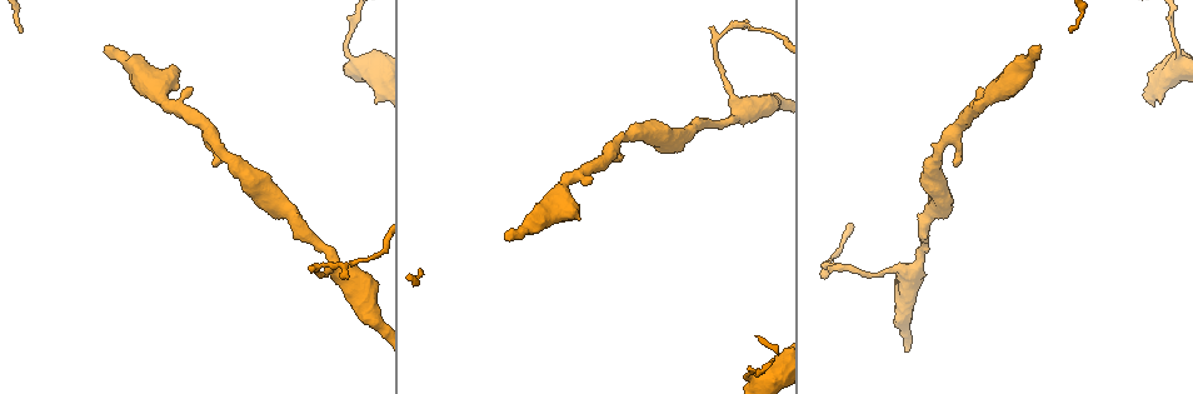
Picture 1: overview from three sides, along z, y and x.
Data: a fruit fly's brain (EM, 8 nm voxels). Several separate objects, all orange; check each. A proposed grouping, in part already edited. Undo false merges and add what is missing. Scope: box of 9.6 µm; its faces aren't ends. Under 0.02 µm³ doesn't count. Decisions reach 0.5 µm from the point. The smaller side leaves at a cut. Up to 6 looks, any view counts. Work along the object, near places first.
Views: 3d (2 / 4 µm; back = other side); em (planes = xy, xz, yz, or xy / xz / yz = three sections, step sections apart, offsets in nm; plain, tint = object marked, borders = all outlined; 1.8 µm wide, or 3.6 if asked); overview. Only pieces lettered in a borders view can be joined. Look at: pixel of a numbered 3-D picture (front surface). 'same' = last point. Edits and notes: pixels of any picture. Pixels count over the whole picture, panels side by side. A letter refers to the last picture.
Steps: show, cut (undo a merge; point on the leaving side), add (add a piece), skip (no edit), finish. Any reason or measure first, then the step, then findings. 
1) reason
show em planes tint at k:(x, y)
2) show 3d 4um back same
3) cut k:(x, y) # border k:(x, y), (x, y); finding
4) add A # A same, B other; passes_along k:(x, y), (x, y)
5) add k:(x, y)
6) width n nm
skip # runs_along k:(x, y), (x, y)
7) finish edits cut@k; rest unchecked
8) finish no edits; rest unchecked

abrupt turn
show 3d 2um at 1:(317, 267)

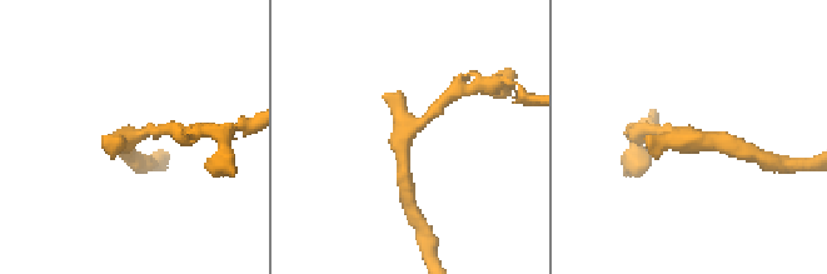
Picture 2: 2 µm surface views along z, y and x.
show em planes tint at 2:(686, 141)

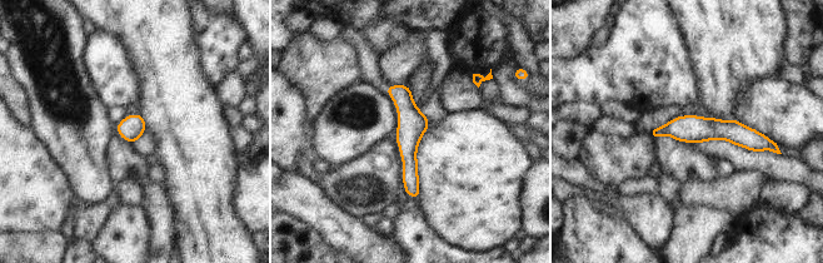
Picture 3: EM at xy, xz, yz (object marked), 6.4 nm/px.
what lies round it
show em planes borders same

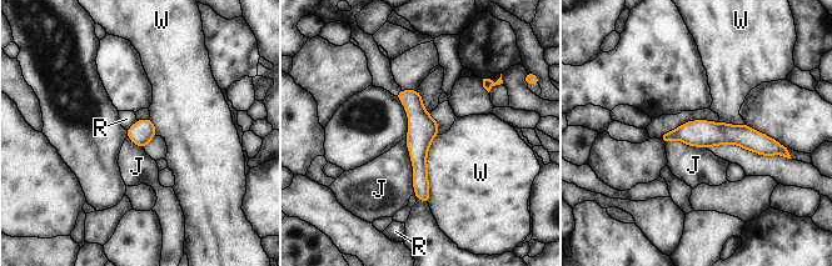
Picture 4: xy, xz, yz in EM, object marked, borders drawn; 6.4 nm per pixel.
skip # J other, R other, W other; border 4:(404, 139), (410, 157), (414, 194); all the same cell

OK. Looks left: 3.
free end
show em xy step 4 borders at 1:(592, 176)

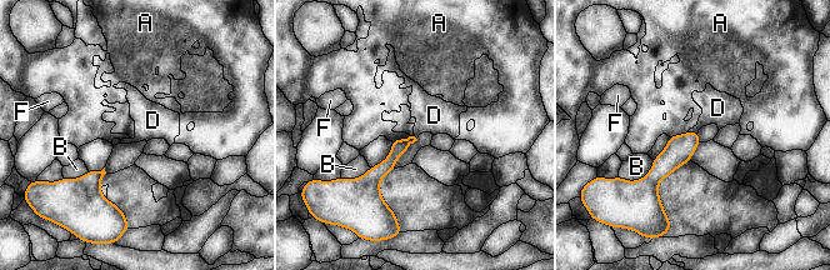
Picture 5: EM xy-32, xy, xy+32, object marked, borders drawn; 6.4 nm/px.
skip # A other, B other, D other, F other; border 5:(698, 130), (688, 131); none of them fits

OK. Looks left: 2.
branch stops here
show em yz step 4 borders at 1:(507, 240)

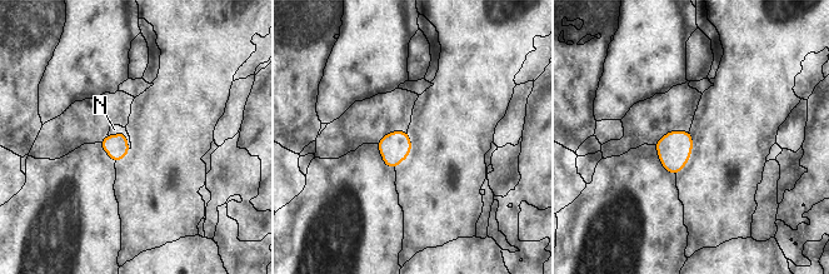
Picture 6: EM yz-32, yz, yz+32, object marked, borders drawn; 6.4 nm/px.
show em planes borders same

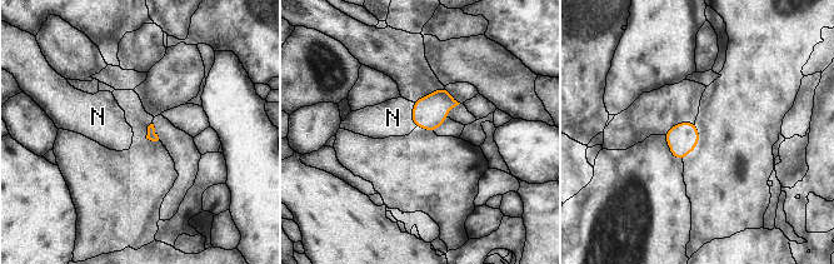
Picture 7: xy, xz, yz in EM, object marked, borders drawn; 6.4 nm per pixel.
add N # N same; passes_along 7:(429, 113), (413, 114), (393, 118); the cell continues

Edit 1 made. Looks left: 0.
finish edits add@7; rest unchecked

